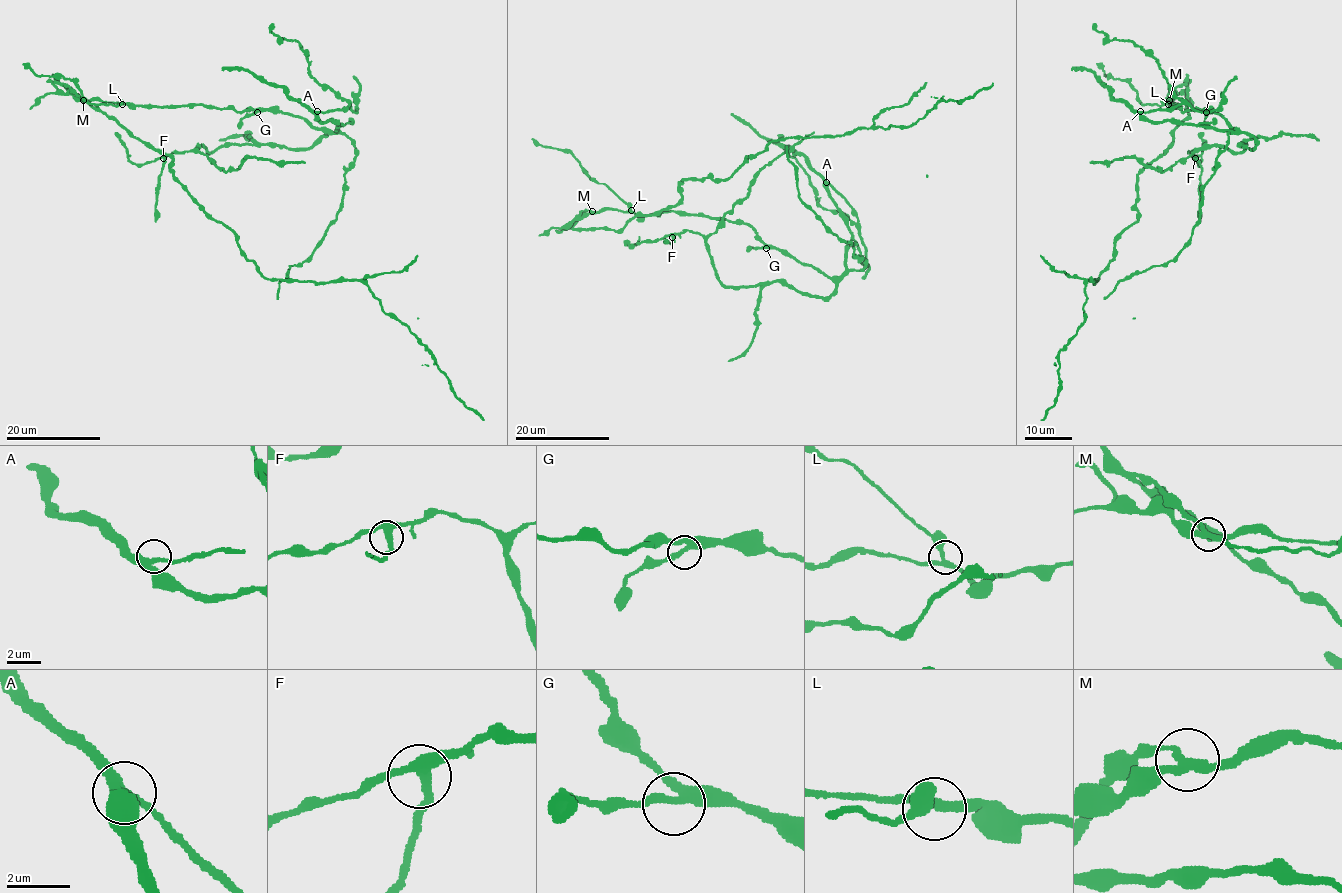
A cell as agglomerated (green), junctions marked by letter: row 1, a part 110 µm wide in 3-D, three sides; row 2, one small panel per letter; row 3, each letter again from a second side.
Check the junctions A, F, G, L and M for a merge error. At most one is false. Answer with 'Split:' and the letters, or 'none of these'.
Split: M

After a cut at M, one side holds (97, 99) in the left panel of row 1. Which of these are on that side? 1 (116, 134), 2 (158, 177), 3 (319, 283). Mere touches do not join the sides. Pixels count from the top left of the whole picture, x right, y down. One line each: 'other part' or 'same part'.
1: same part
2: same part
3: other part

